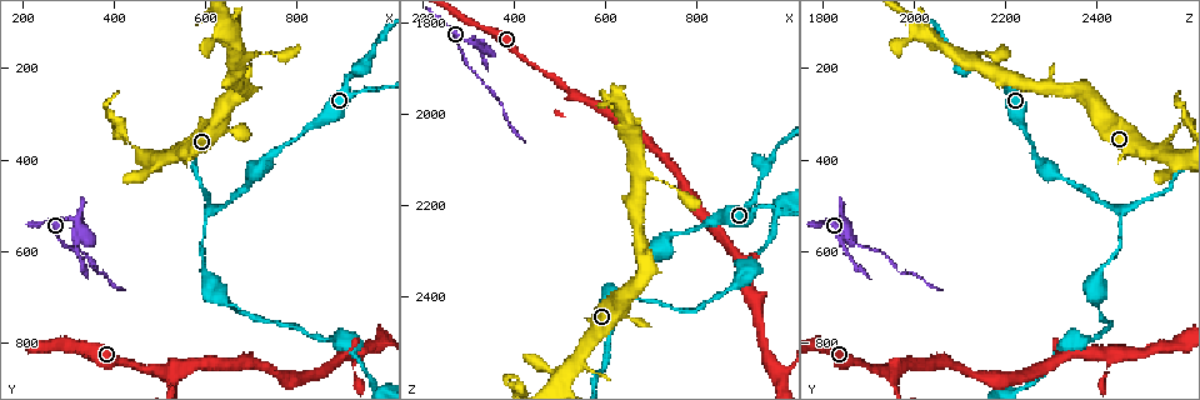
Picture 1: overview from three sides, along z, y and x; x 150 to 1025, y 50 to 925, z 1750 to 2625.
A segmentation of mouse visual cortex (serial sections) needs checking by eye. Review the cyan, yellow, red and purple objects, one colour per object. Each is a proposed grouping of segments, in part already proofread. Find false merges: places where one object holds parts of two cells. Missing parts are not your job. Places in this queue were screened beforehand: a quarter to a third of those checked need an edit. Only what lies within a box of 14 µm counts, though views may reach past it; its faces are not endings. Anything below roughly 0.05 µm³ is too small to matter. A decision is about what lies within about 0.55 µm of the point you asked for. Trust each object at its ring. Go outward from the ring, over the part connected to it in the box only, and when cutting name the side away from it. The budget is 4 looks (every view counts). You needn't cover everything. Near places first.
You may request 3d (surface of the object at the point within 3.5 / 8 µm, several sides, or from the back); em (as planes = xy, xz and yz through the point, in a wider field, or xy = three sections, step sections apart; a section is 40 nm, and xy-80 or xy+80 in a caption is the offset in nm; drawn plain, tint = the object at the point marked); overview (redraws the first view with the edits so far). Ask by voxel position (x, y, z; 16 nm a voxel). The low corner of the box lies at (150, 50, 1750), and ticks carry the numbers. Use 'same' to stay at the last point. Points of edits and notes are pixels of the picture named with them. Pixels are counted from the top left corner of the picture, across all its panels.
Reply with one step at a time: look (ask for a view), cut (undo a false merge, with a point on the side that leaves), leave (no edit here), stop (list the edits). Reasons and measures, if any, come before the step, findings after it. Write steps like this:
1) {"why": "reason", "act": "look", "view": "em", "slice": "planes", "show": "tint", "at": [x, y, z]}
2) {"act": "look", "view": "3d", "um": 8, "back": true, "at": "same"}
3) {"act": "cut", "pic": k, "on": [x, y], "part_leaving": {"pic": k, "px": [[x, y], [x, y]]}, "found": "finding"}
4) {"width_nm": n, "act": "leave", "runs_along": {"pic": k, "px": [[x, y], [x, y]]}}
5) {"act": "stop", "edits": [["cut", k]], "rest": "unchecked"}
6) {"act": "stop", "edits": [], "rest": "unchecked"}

{"why": "three arms meet", "act": "look", "view": "3d", "um": 3.5, "at": [605, 510, 2455]}

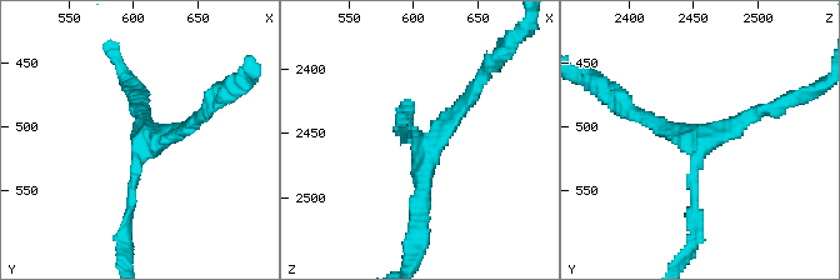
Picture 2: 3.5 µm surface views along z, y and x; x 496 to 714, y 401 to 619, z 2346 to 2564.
{"act": "look", "view": "em", "slice": "xy", "step": 2, "show": "tint", "at": [612, 514, 2458]}

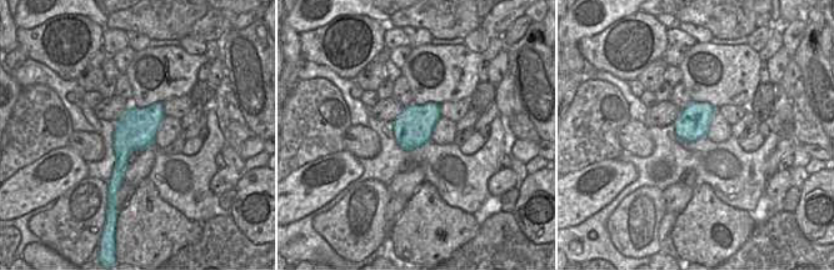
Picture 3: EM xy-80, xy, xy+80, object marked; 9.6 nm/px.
{"width_nm": 360, "act": "leave", "runs_along": {"pic": 2, "px": [[196, 118], [139, 151], [128, 221]]}, "found": "continuous, no second cell"}

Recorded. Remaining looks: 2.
{"why": "abrupt turn", "act": "look", "view": "3d", "um": 8, "at": [330, 570, 1855]}

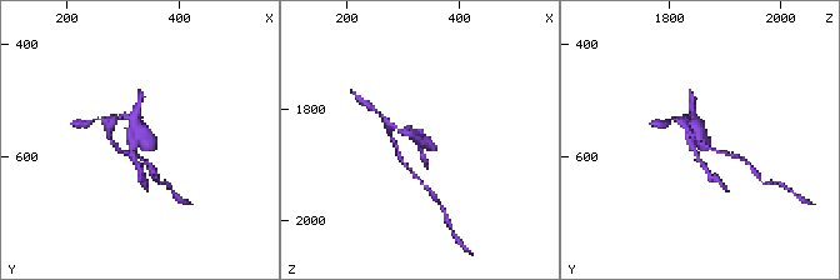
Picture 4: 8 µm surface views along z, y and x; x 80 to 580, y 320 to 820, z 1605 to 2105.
{"act": "look", "view": "em", "slice": "xy", "step": 3, "show": "tint", "at": [330, 560, 1850]}

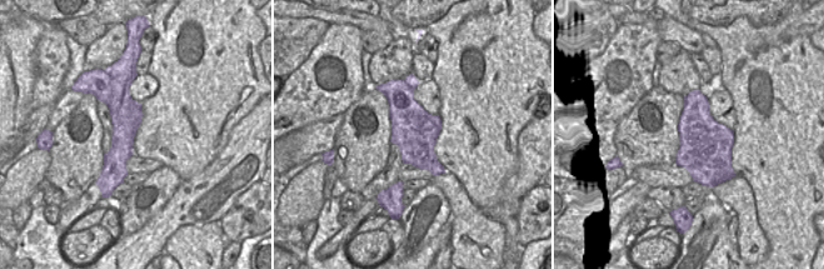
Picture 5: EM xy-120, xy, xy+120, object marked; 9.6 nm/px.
{"act": "cut", "pic": 4, "on": [139, 166], "part_leaving": {"pic": 4, "px": [[135, 141], [131, 156], [144, 181]]}, "found": "a second cell is stuck on"}

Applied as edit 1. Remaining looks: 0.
{"act": "stop", "edits": [["cut", 4]], "rest": "unchecked"}

